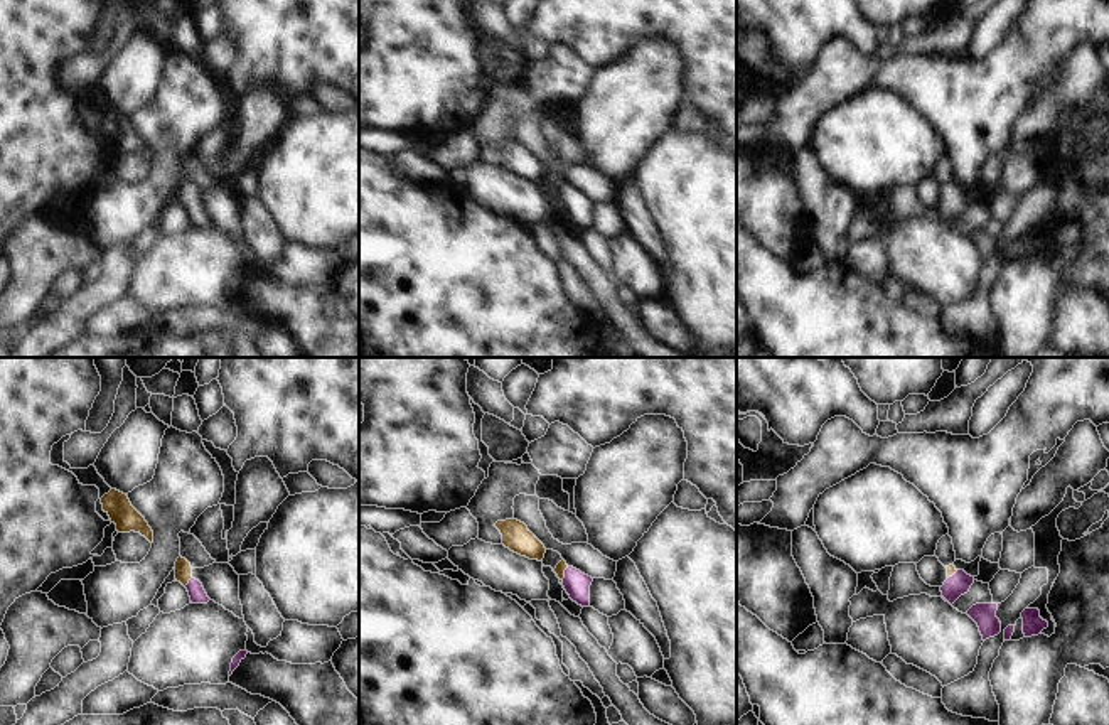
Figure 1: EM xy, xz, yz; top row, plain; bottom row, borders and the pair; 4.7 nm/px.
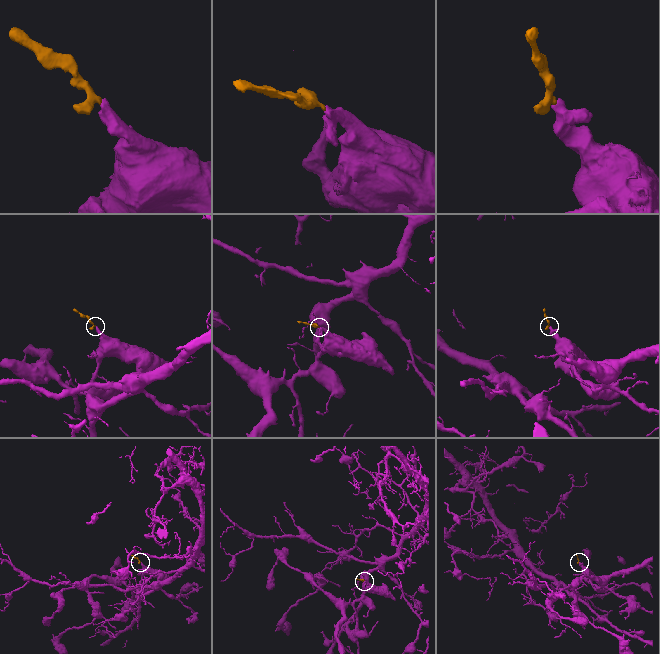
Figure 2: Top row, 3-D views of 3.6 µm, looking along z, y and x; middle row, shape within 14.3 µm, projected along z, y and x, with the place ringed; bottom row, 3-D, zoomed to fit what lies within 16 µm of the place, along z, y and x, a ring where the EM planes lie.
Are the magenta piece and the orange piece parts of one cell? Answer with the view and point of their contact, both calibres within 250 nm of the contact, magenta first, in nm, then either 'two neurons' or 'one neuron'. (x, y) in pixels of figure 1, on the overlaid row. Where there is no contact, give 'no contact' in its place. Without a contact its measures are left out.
contact xy (189, 582); calibres 80 and 80 nm; one neuron

